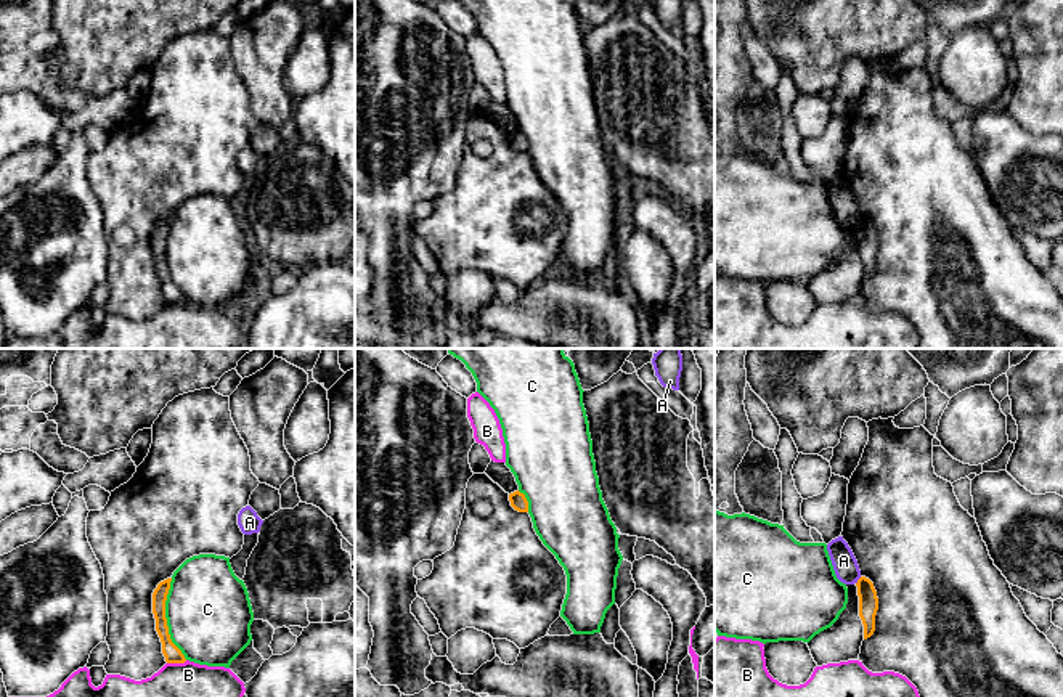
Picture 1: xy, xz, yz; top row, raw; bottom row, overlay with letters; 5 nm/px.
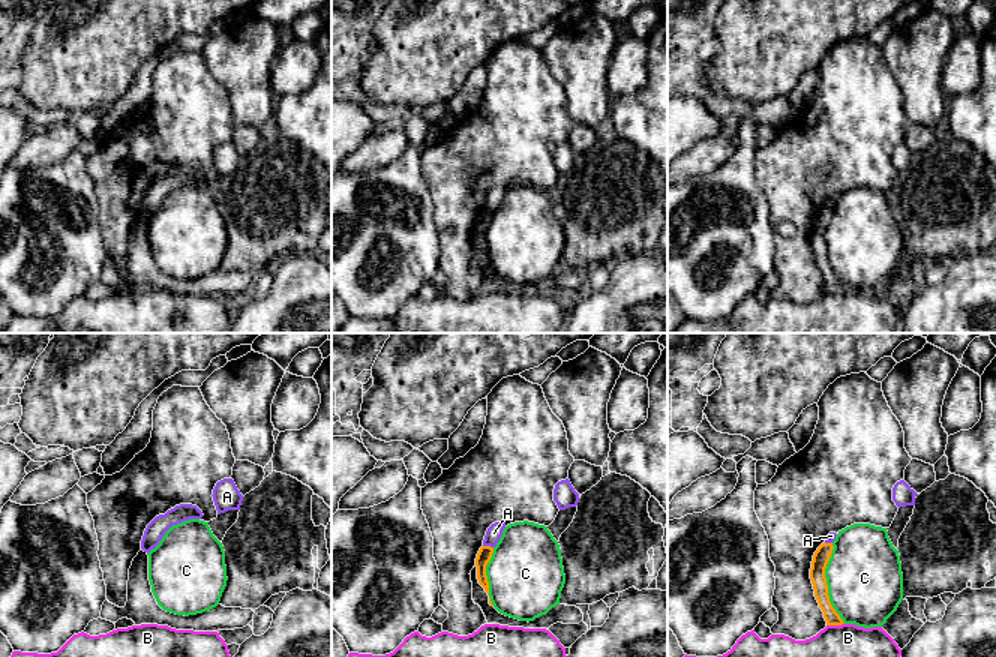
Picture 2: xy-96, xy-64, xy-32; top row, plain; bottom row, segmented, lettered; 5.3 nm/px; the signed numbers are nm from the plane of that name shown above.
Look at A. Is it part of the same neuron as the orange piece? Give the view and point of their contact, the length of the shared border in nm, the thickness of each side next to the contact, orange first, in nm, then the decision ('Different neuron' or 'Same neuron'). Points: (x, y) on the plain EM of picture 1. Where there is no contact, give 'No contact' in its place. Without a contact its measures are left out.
Touches orange at yz (858, 220). Shared border 50 nm. Thickness 100 nm (orange) against 120 nm. Different neuron

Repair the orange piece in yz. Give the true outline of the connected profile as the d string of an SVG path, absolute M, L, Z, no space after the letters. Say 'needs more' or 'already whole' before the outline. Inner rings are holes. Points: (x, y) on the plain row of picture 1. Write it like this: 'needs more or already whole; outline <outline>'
already whole; outline M861 217L856 223L859 236L859 257L864 265L864 279L870 278L875 271L875 255L878 251L878 238L874 223Z

